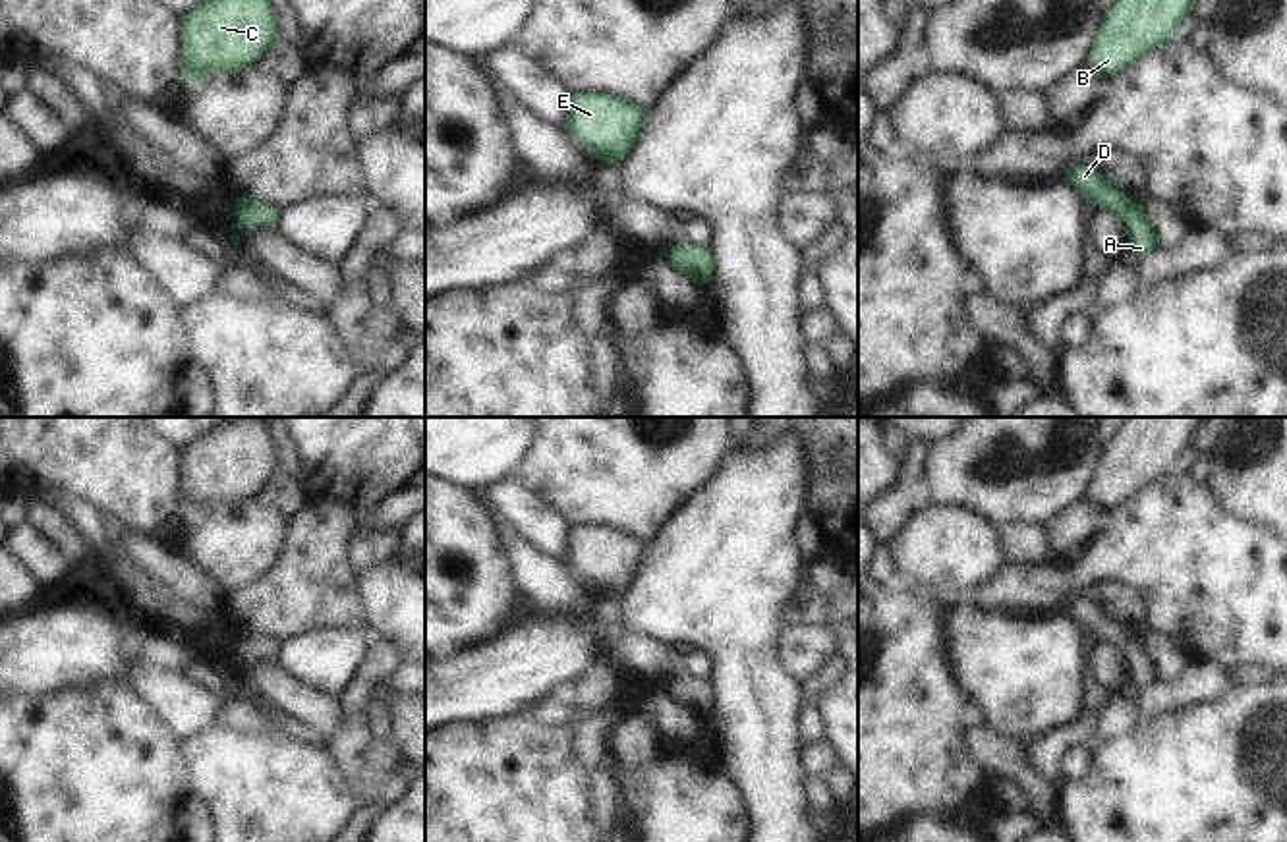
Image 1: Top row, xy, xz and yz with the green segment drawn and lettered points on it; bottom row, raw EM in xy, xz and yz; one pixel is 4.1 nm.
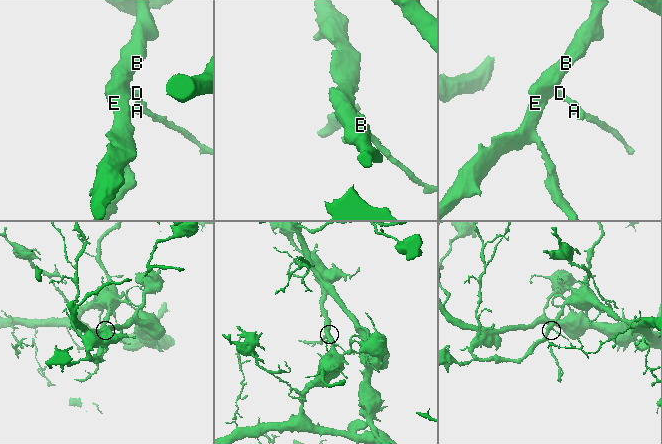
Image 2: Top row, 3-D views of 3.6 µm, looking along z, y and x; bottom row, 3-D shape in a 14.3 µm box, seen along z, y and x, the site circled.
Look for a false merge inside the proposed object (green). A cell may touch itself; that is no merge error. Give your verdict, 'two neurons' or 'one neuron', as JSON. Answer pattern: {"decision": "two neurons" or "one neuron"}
{"decision": "one neuron"}

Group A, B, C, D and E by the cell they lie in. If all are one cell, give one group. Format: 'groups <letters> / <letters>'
groups A B C D E

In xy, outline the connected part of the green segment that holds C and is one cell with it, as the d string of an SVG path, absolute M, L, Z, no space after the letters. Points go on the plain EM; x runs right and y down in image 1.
M240 417L193 438L180 452L178 494L184 514L255 498L280 471L271 429L263 417Z

